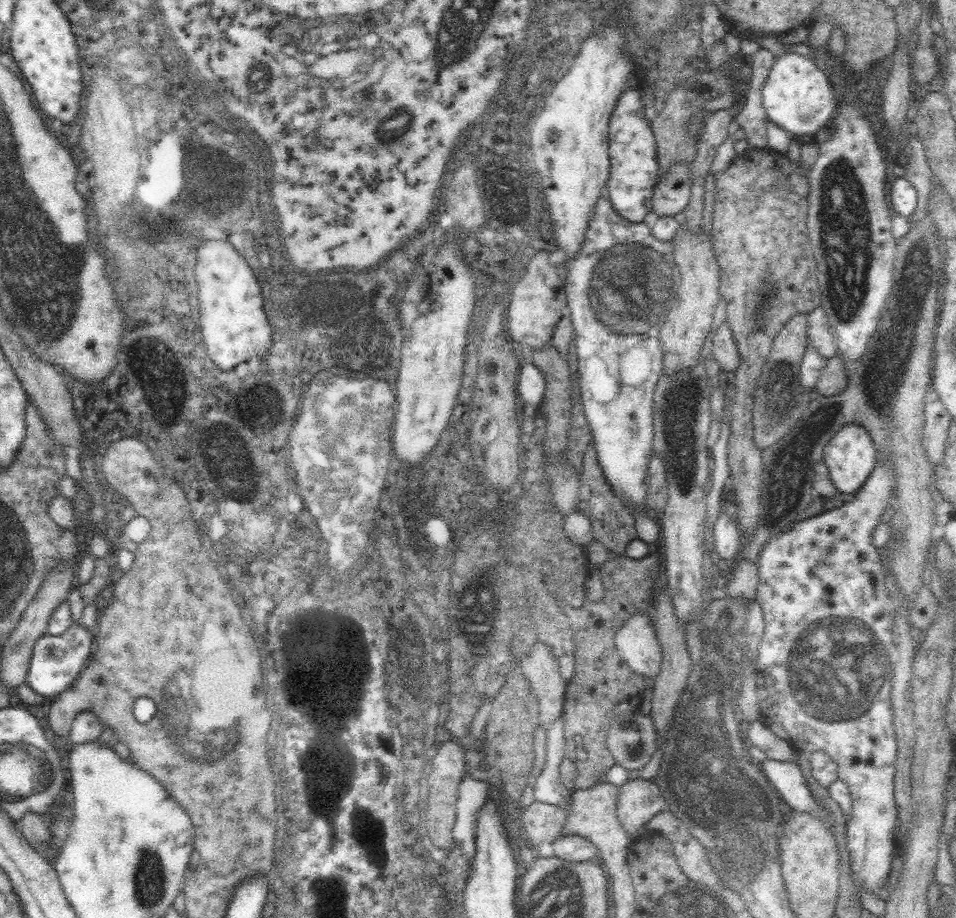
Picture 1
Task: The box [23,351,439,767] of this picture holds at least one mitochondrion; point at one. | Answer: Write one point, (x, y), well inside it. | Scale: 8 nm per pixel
(232, 460)

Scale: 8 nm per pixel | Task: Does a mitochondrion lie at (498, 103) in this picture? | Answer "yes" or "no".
yes

